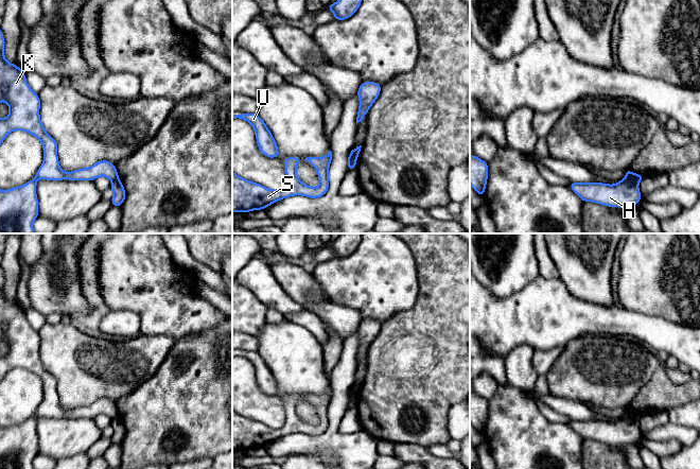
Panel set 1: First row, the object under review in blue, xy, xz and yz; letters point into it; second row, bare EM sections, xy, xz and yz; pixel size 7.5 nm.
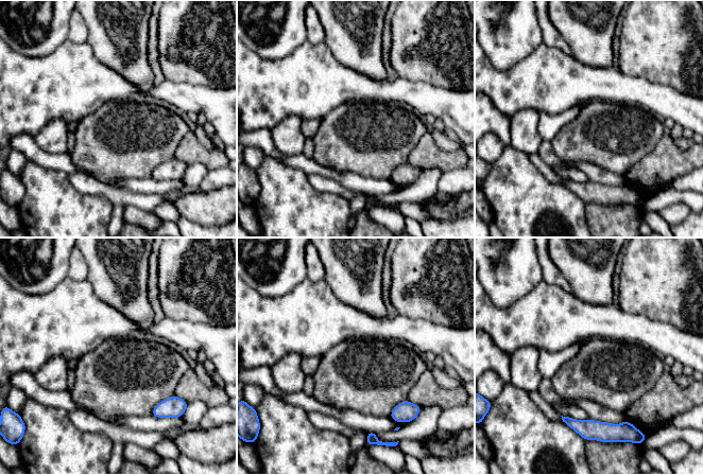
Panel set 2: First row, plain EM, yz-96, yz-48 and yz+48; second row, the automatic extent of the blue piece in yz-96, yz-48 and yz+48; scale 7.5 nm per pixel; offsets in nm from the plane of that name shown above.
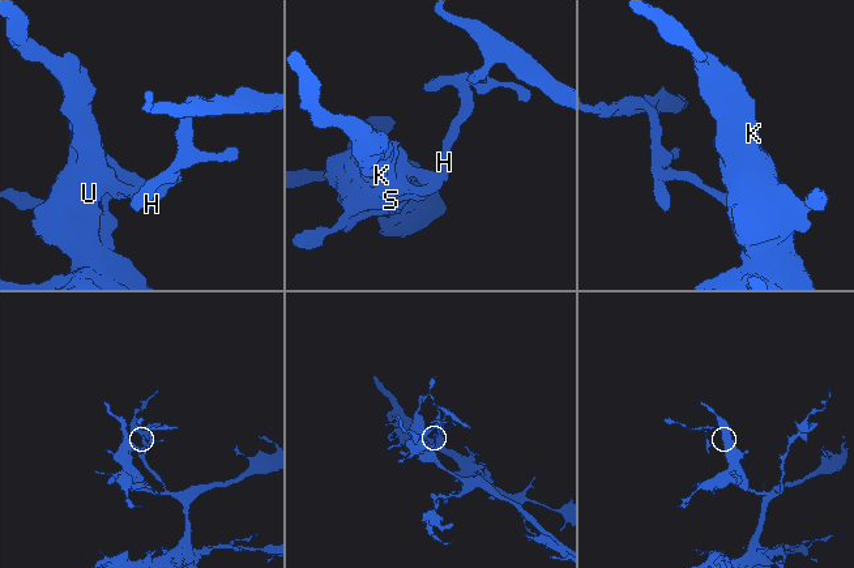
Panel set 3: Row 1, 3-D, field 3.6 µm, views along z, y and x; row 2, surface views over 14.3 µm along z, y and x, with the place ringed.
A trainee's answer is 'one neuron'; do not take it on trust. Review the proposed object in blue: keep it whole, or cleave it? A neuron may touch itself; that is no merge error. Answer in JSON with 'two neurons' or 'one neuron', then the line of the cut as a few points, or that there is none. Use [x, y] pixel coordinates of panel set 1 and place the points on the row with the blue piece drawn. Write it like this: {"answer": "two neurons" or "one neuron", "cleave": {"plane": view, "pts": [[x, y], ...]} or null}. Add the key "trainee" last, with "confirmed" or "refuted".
{"answer": "two neurons", "cleave": {"plane": "yz", "pts": [[626, 175], [637, 183]]}, "trainee": "refuted"}

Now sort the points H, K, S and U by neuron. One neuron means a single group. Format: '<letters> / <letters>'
H / K S U

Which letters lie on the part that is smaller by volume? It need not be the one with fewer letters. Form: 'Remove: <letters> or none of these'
Remove: H

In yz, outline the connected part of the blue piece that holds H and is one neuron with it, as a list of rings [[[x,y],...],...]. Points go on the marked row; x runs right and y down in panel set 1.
[[[625,177],[617,184],[572,183],[570,188],[582,199],[608,207],[630,208],[637,206],[642,198],[638,183]]]

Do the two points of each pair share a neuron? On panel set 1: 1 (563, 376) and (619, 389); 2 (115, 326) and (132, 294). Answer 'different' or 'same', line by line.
1: same
2: different

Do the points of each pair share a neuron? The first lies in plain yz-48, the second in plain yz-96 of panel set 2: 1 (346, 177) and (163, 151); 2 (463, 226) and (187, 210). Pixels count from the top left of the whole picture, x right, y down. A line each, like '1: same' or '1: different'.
1: different
2: different

